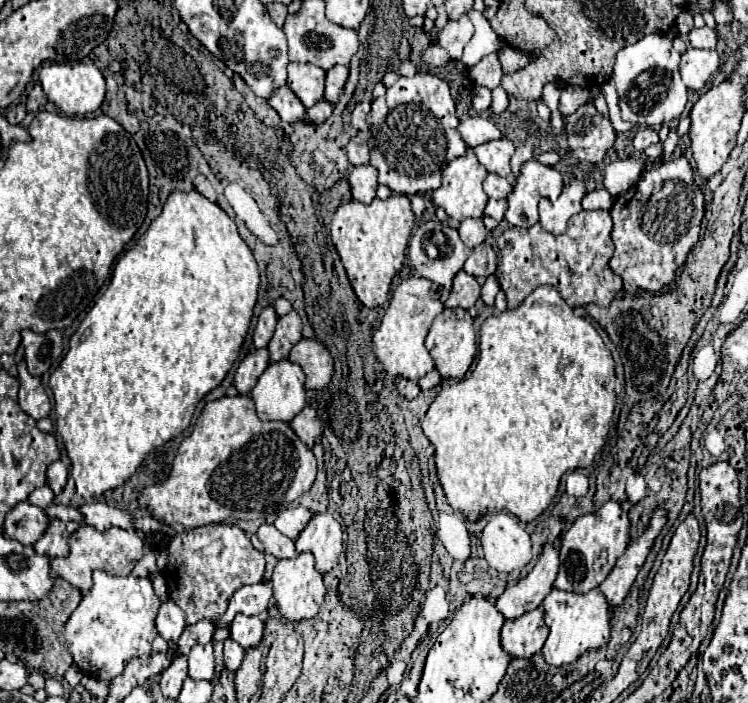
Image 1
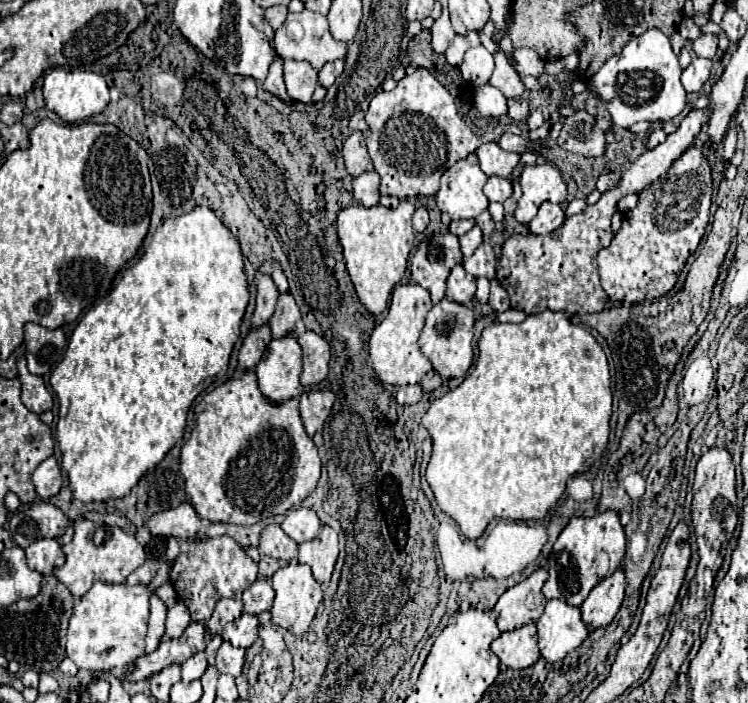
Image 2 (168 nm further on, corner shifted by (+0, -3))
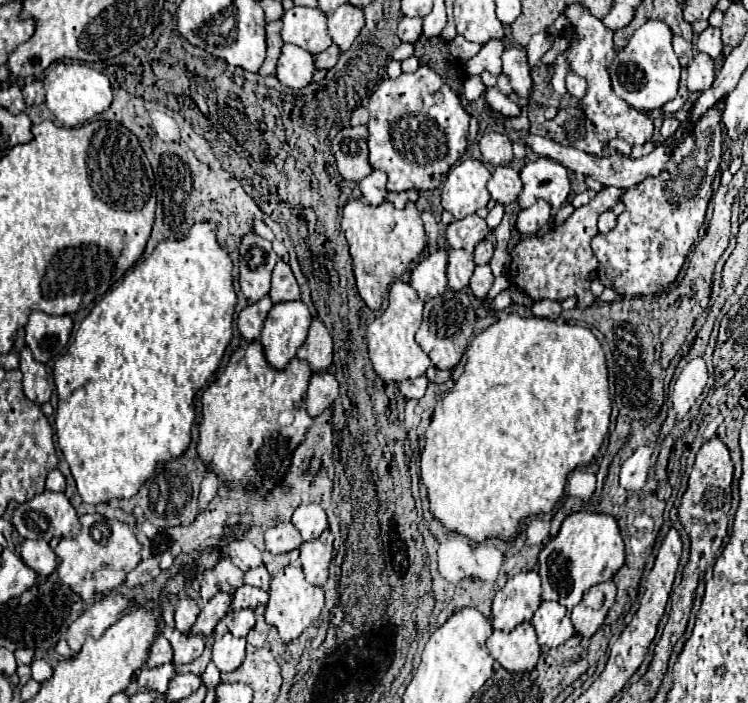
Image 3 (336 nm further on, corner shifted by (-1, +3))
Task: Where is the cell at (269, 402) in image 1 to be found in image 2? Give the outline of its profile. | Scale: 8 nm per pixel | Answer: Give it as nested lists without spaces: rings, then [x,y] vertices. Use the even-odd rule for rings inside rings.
[[[293,333],[271,339],[263,359],[255,365],[259,389],[271,403],[301,395],[301,345]]]

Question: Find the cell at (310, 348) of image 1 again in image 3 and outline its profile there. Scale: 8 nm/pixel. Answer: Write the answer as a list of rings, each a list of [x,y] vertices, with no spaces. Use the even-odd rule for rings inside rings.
[[[312,319],[310,333],[306,343],[298,349],[296,357],[306,361],[314,373],[326,371],[332,363],[332,339],[328,329],[322,325],[320,319]]]

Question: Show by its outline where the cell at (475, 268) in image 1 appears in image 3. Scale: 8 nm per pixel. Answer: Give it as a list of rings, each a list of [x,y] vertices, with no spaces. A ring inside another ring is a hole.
[[[484,239],[484,241],[478,243],[476,249],[474,249],[474,263],[476,263],[476,265],[486,265],[486,263],[492,259],[492,253],[494,253],[494,243],[492,243],[492,239]]]

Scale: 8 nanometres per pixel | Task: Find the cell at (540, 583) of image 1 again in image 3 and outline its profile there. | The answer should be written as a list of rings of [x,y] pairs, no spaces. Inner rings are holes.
[[[536,571],[518,573],[496,593],[492,603],[492,627],[512,631],[524,621],[532,621],[542,603],[540,575]]]

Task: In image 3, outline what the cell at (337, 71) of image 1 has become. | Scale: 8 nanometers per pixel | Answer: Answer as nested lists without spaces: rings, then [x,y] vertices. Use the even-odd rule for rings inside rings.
[[[330,45],[326,51],[322,51],[322,53],[316,55],[316,61],[314,61],[316,69],[332,69],[336,65],[338,57],[340,57],[338,45]]]

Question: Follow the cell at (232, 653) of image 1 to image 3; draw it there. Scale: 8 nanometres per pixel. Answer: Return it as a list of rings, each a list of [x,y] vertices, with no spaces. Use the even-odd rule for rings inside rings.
[[[226,633],[222,639],[214,641],[212,661],[220,671],[236,671],[244,661],[246,639],[236,639],[232,633]]]

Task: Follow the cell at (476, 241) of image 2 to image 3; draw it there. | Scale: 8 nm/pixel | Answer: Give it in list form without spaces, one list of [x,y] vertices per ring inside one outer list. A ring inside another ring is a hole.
[[[470,215],[460,221],[452,221],[446,229],[446,239],[452,249],[464,249],[468,253],[488,235],[488,225],[482,217]]]

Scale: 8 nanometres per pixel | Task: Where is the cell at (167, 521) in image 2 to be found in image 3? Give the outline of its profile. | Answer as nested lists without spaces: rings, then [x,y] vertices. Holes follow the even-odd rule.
[[[206,473],[202,485],[200,485],[200,493],[198,493],[198,511],[206,511],[208,503],[214,499],[216,491],[218,491],[218,477],[214,477],[214,473]]]

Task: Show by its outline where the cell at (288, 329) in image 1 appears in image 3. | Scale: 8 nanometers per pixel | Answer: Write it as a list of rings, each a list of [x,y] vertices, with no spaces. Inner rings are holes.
[[[278,261],[272,271],[272,289],[270,289],[272,303],[286,303],[286,301],[298,301],[300,289],[292,275],[292,269],[288,263]]]

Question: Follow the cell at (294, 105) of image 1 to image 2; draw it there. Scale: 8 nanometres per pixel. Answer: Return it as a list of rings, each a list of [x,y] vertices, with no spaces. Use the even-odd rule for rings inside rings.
[[[275,57],[273,63],[271,63],[271,67],[269,67],[269,75],[267,75],[265,81],[261,83],[261,87],[263,87],[265,91],[281,97],[283,101],[291,101],[289,95],[287,95],[285,83],[283,83],[283,69],[281,69],[281,65],[283,65],[283,59],[281,59],[281,57]]]

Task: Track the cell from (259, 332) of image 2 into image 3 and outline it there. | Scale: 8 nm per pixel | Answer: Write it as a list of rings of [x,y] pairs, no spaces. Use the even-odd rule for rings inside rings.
[[[266,295],[258,303],[248,305],[246,309],[242,309],[242,313],[238,315],[238,331],[248,343],[252,343],[260,337],[262,325],[266,321],[270,309],[272,309],[272,303],[270,303],[270,297]]]

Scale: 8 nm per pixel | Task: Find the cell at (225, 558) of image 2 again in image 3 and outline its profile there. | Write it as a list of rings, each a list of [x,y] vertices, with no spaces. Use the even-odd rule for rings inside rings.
[[[220,557],[212,569],[204,569],[196,581],[196,593],[202,603],[208,603],[216,593],[234,593],[244,585],[244,571],[230,557]]]

